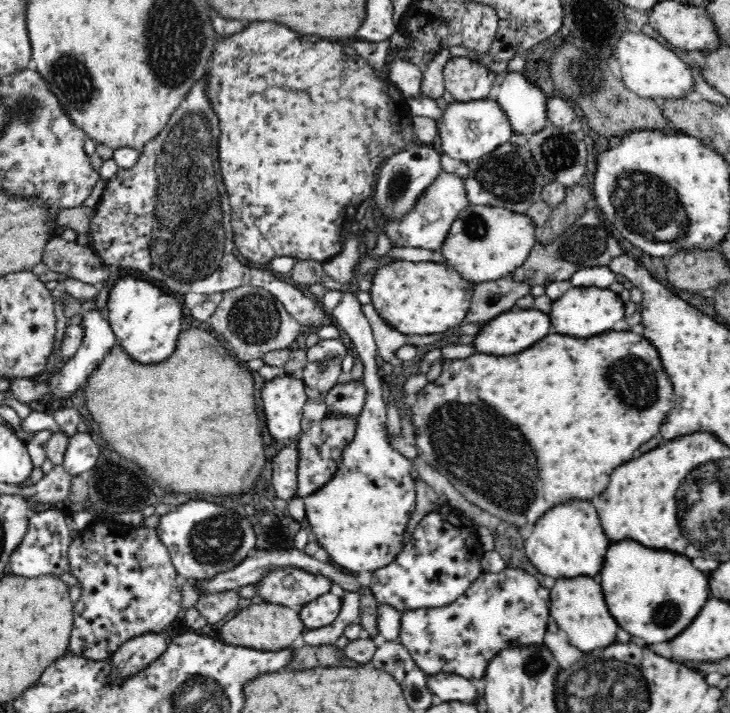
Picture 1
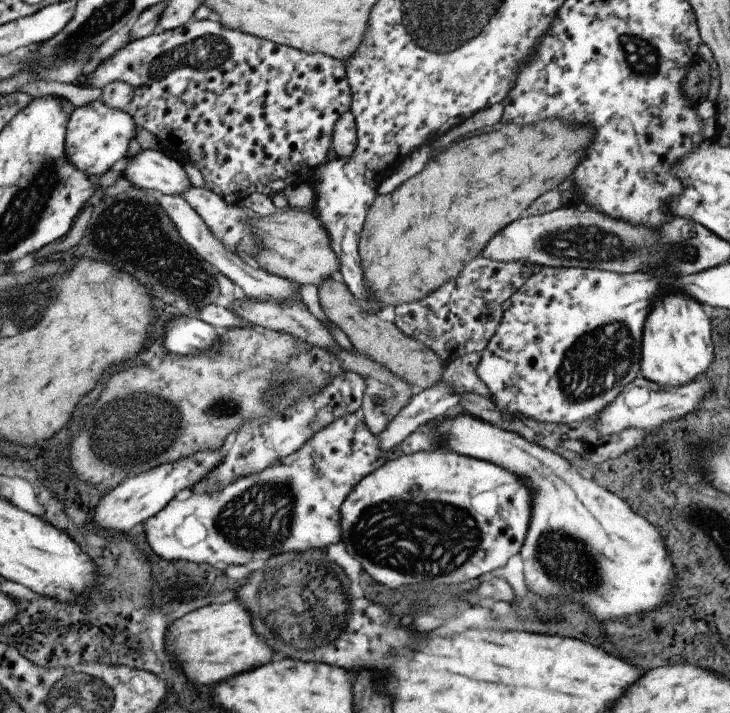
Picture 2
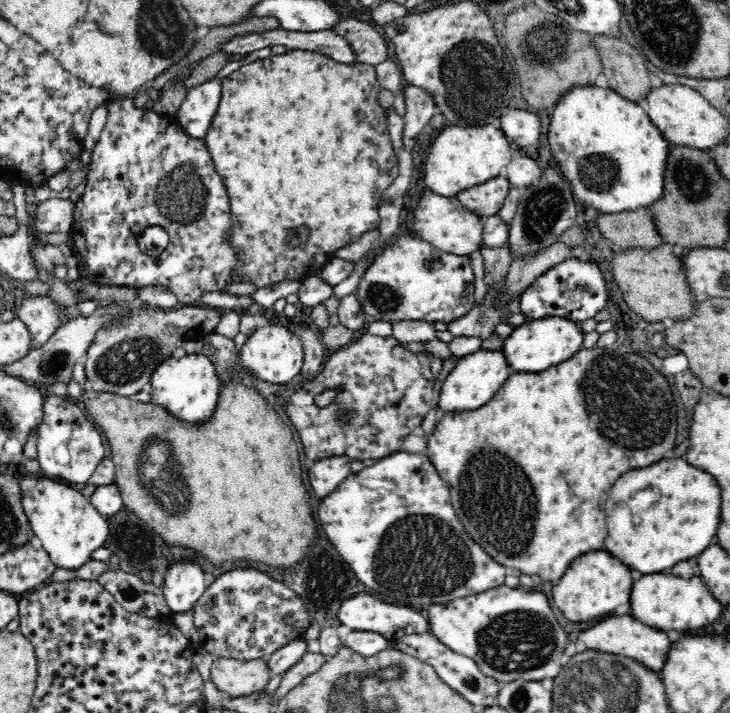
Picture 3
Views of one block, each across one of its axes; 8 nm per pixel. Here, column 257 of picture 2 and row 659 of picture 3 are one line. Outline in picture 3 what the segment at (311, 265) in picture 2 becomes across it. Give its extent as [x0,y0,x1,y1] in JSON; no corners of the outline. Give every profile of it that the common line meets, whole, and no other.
[210,658,269,697]

